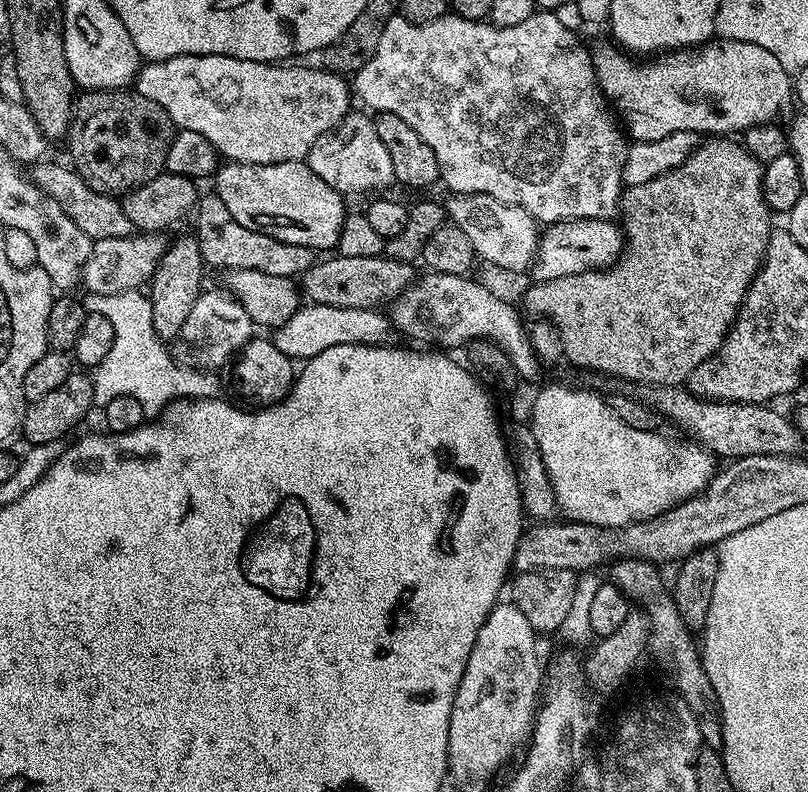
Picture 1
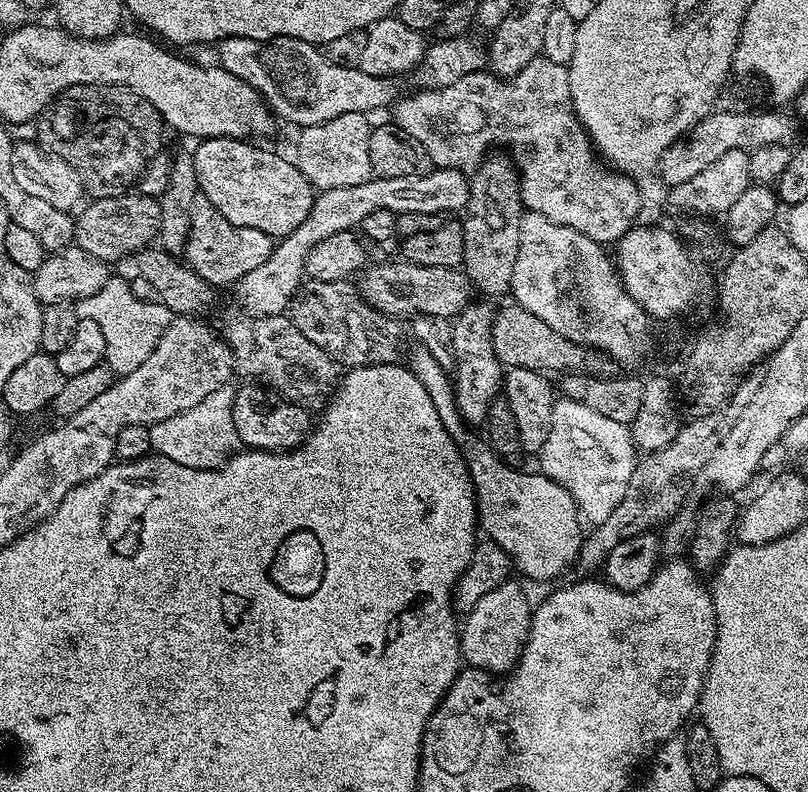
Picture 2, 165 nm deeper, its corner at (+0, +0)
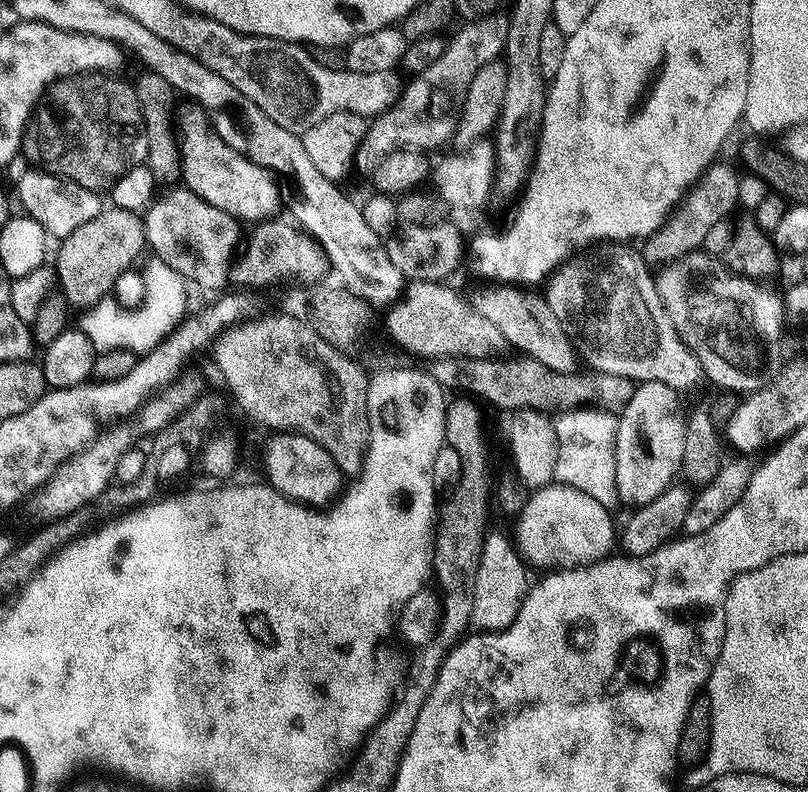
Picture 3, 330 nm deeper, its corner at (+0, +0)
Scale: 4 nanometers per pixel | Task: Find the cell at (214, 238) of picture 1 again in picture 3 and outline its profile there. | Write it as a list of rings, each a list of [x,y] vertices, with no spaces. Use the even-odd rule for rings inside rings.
[[[172,186],[165,192],[168,193],[161,200],[159,197],[142,216],[147,247],[156,251],[155,259],[166,262],[170,270],[178,270],[193,285],[223,289],[229,283],[230,257],[242,240],[241,221],[218,210],[218,206],[210,206],[210,202],[183,186]]]

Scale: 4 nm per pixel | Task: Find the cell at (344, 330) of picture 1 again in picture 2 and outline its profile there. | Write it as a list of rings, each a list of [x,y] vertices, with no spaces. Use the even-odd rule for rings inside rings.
[[[421,346],[414,347],[406,356],[407,367],[426,386],[442,426],[460,449],[468,475],[472,477],[472,489],[476,492],[476,514],[478,528],[487,539],[494,541],[513,562],[515,571],[532,580],[552,580],[560,576],[580,558],[580,546],[585,533],[580,532],[582,517],[574,498],[558,482],[539,471],[524,472],[512,468],[498,454],[479,431],[473,430],[462,418],[456,401],[456,389],[450,372],[438,364],[430,351]]]

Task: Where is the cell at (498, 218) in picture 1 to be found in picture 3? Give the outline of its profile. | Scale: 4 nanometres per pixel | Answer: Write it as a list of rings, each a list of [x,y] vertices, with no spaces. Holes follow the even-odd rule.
[[[635,247],[609,248],[612,249],[601,260],[596,260],[593,264],[569,263],[547,281],[546,299],[550,310],[554,310],[554,314],[558,314],[558,318],[574,333],[575,339],[582,345],[583,359],[585,356],[595,371],[618,374],[633,382],[657,380],[677,390],[694,387],[699,380],[705,379],[704,368],[678,334],[670,314],[666,314],[664,303],[656,289],[653,269],[637,249],[636,252],[632,249]]]

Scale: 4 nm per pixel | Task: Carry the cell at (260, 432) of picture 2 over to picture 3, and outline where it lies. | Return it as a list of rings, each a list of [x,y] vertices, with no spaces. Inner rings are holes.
[[[273,433],[264,448],[262,464],[267,483],[281,492],[287,500],[305,506],[328,506],[342,491],[342,473],[324,447],[296,433]]]

